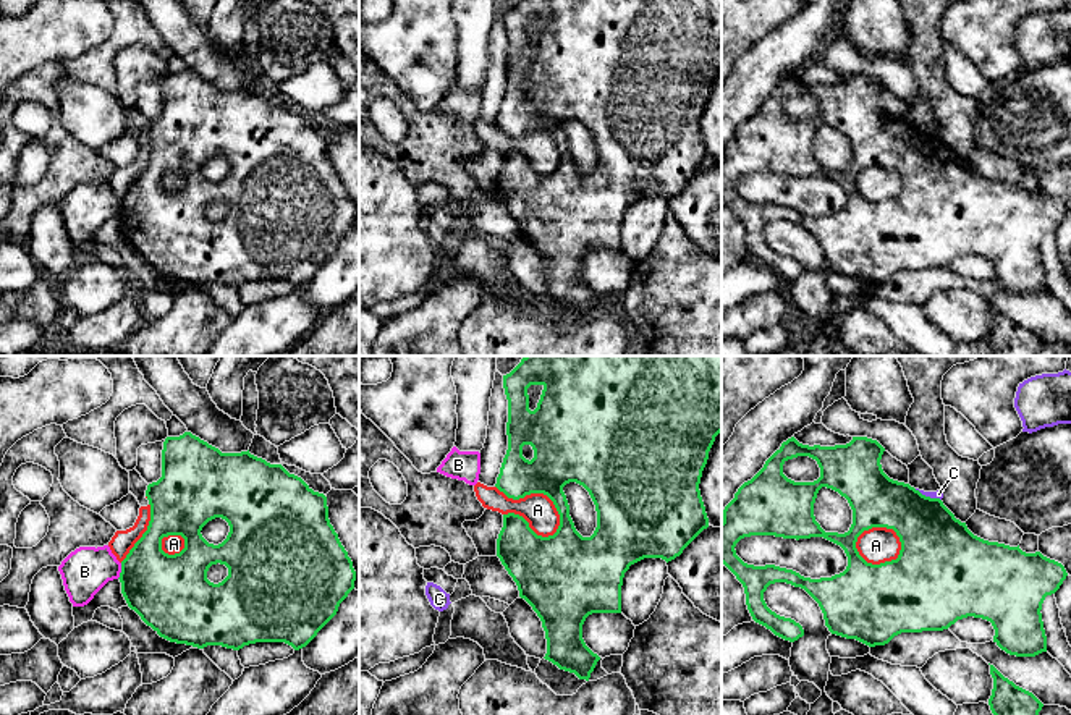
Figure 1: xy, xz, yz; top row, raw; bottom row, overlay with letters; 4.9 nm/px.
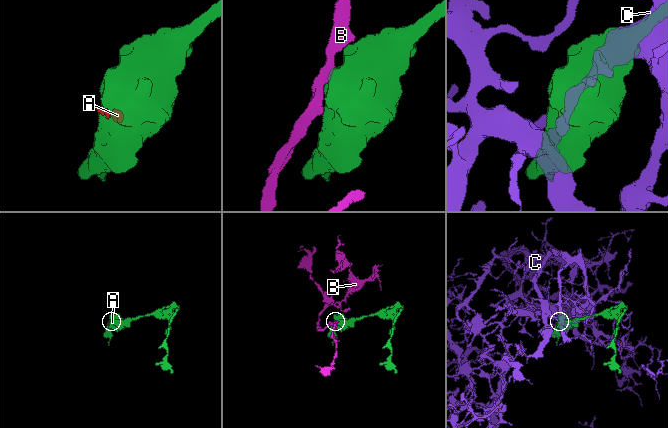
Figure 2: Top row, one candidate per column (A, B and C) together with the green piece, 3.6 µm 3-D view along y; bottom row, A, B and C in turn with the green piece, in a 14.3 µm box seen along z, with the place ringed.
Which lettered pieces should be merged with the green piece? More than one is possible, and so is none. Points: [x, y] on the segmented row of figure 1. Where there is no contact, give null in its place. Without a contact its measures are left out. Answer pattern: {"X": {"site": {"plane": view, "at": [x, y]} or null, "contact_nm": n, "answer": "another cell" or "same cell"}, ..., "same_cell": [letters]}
{"A": {"site": {"plane": "xz", "at": [539, 492]}, "contact_nm": 380, "answer": "another cell"}, "B": {"site": {"plane": "xy", "at": [122, 571]}, "contact_nm": 80, "answer": "another cell"}, "C": {"site": {"plane": "yz", "at": [927, 497]}, "contact_nm": 150, "answer": "another cell"}, "same_cell": []}

